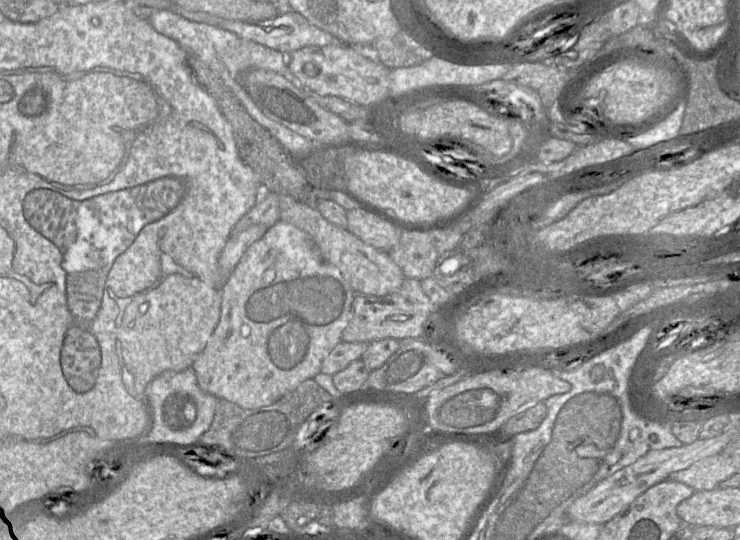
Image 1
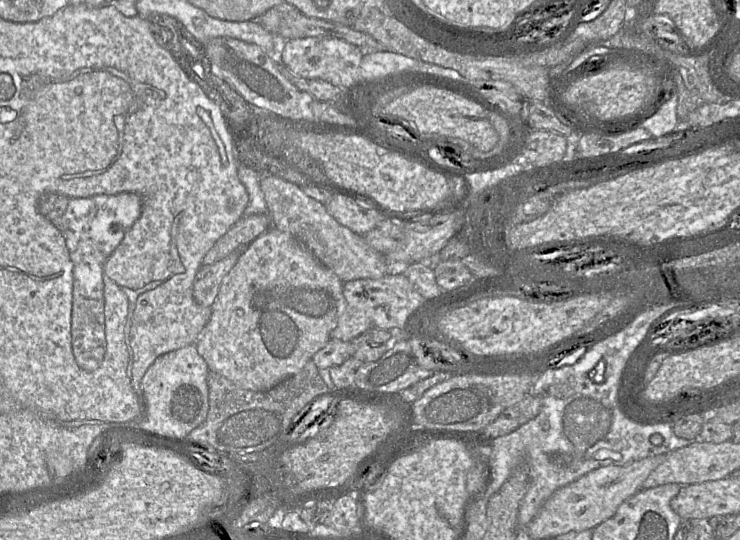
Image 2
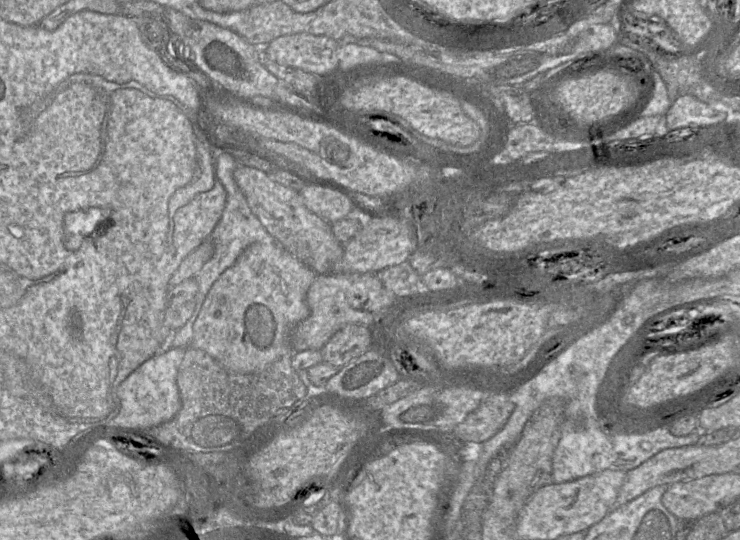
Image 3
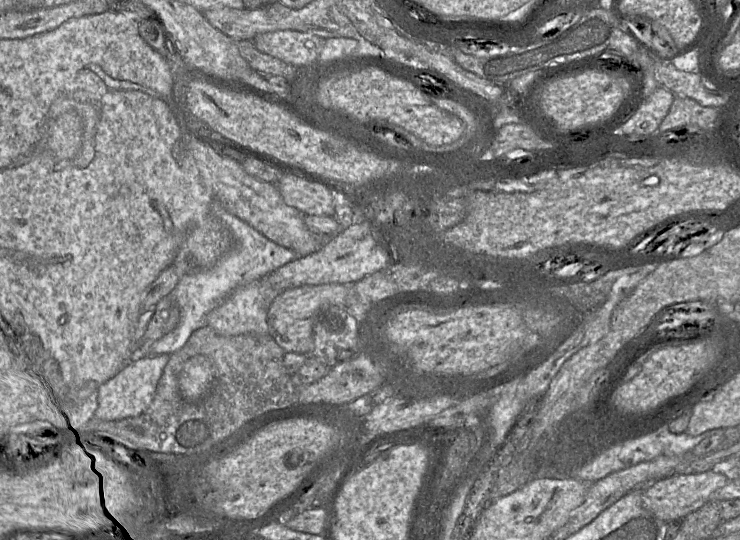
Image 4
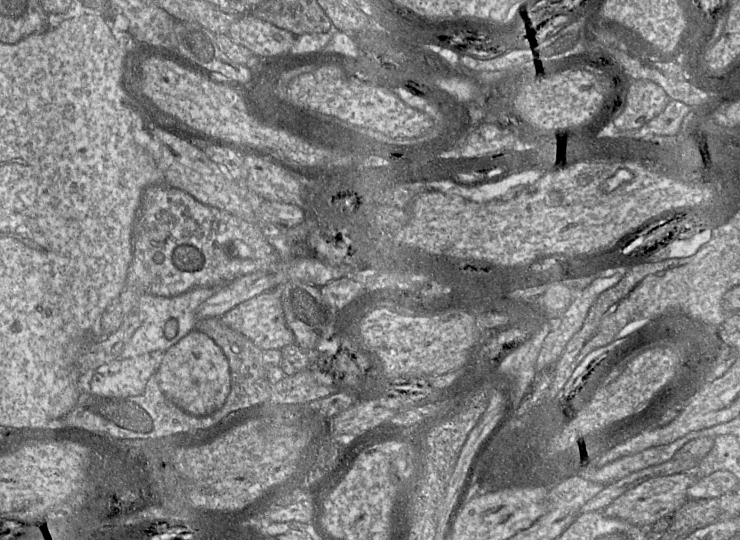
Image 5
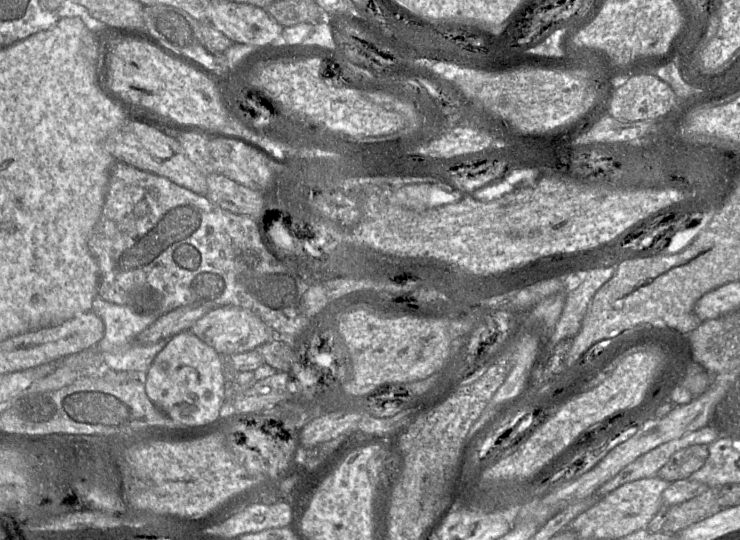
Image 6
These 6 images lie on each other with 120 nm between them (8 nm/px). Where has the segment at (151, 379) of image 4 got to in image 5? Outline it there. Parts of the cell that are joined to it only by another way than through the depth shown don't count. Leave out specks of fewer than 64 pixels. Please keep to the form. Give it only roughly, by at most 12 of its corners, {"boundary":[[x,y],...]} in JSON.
{"boundary":[[164,352],[118,358],[80,374],[79,390],[102,397],[144,392]]}

